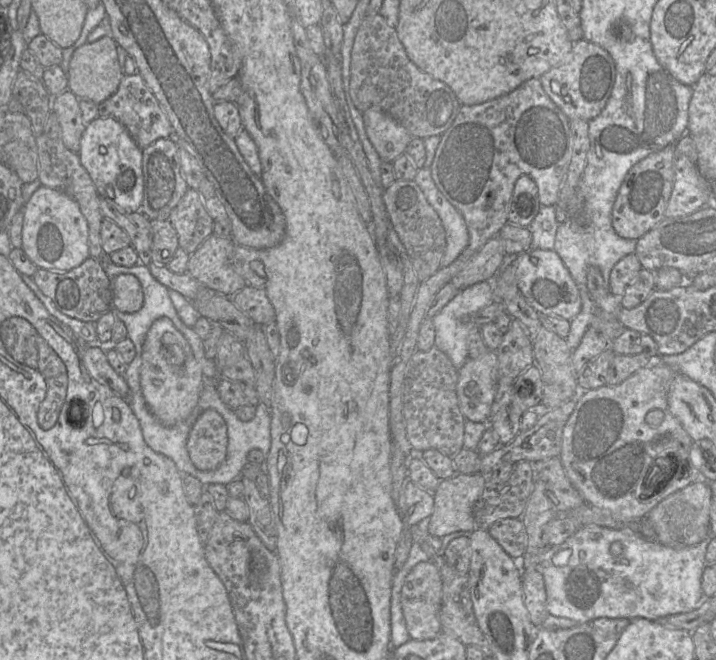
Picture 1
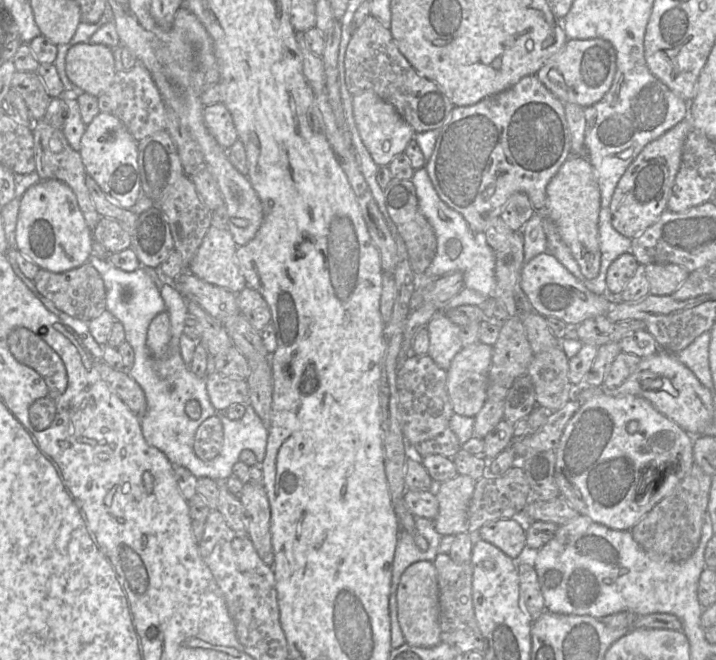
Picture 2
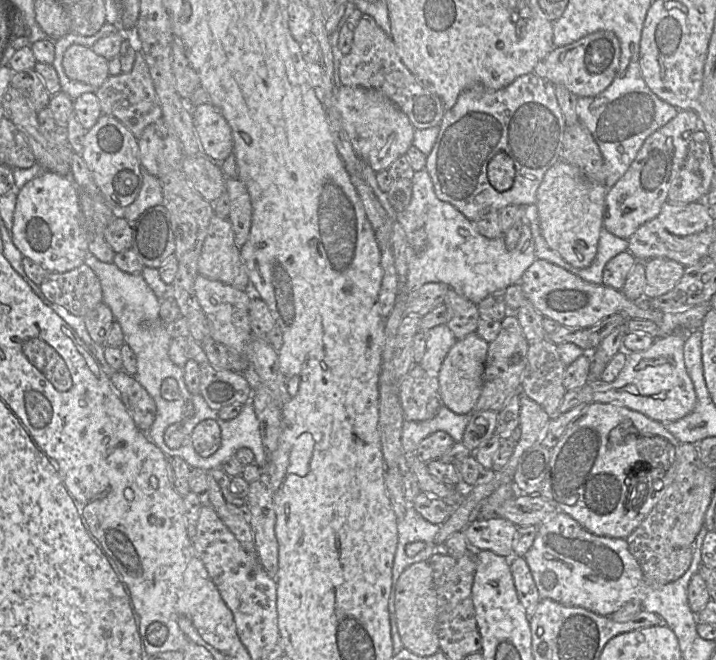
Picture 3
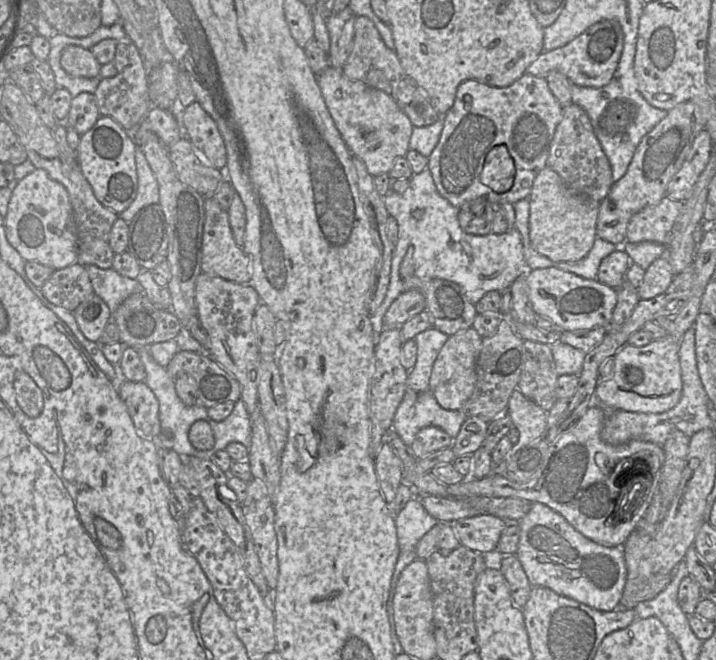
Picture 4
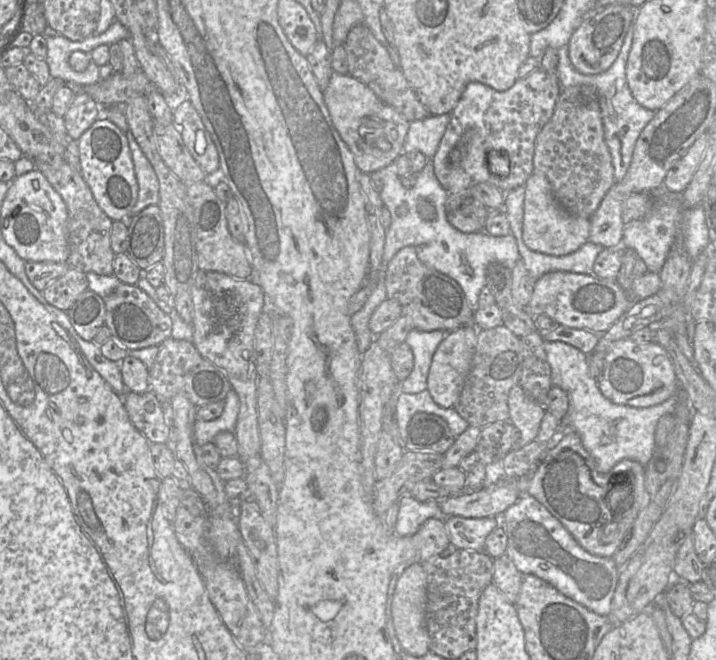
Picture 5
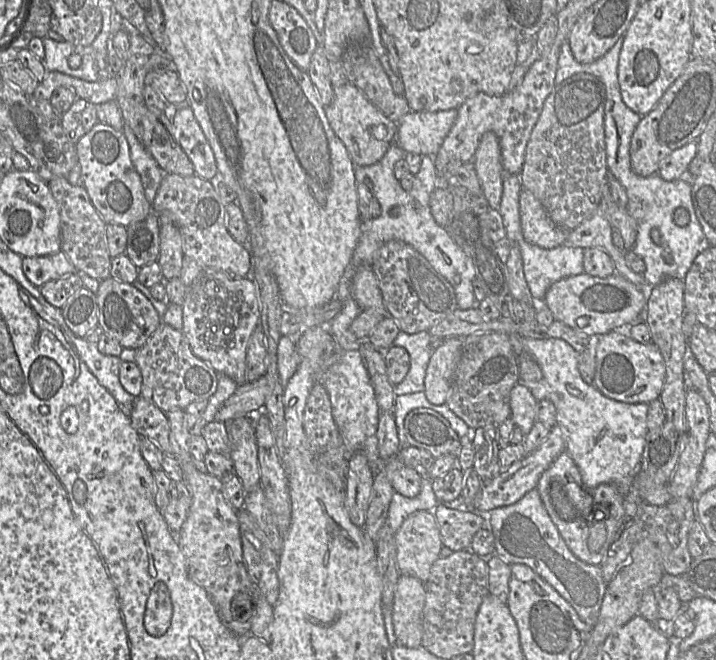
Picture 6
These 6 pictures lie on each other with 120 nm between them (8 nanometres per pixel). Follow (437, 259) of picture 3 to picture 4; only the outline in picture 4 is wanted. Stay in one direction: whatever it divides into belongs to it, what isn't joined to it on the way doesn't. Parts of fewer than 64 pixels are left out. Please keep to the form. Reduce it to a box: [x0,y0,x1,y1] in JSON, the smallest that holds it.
[370,167,526,335]

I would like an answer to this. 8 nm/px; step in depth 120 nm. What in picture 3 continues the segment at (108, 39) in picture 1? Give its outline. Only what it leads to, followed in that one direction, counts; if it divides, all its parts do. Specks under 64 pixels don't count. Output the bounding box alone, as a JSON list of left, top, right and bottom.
[62,44,110,88]

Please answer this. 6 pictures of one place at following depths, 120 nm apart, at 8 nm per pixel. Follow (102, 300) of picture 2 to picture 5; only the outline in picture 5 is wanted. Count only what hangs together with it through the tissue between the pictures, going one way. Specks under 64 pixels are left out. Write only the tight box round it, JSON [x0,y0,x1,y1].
[42,267,88,312]

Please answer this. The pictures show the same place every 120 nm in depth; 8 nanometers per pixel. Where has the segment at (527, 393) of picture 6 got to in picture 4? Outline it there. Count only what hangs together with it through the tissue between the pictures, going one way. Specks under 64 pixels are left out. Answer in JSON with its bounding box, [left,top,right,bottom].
[507,388,548,454]

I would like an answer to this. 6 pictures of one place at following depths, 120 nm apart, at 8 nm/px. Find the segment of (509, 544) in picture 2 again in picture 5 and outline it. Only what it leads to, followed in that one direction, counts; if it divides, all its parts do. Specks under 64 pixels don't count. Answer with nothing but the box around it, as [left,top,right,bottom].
[445,516,498,551]

